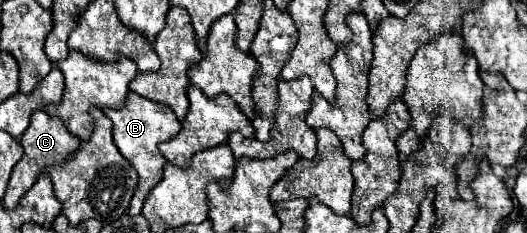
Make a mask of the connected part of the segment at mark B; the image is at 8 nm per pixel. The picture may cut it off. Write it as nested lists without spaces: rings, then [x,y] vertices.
[[[129,92],[129,100],[125,104],[125,108],[121,110],[103,110],[109,120],[113,122],[113,140],[115,146],[119,148],[119,152],[125,156],[125,160],[135,168],[135,172],[139,174],[139,182],[137,182],[137,190],[131,198],[131,206],[129,206],[129,214],[137,216],[141,214],[143,202],[149,196],[149,192],[161,182],[161,174],[163,174],[163,166],[167,164],[165,156],[159,152],[159,144],[171,140],[173,136],[179,134],[181,130],[181,122],[177,120],[177,116],[173,114],[173,110],[169,110],[169,106],[151,102],[141,98],[135,92]]]

